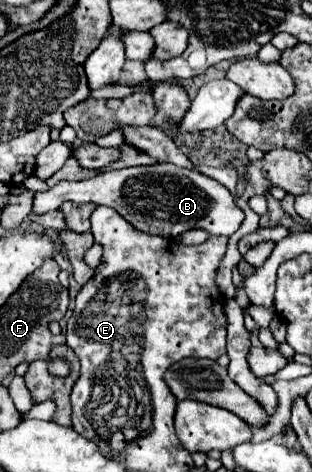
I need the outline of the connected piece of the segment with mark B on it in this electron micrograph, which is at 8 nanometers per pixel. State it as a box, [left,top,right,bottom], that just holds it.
[31,163,245,239]

